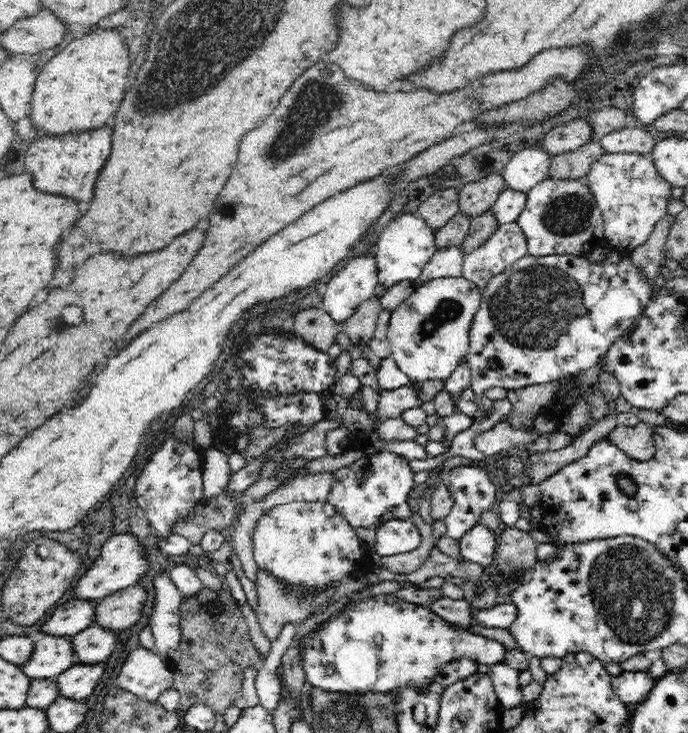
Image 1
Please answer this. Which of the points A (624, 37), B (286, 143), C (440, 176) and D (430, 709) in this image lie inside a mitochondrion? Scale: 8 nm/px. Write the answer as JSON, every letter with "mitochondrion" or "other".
{"A":"mitochondrion","B":"mitochondrion","C":"other","D":"other"}

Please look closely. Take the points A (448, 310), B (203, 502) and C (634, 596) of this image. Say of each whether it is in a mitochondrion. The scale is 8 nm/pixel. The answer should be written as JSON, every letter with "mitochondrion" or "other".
{"A":"mitochondrion","B":"other","C":"mitochondrion"}

